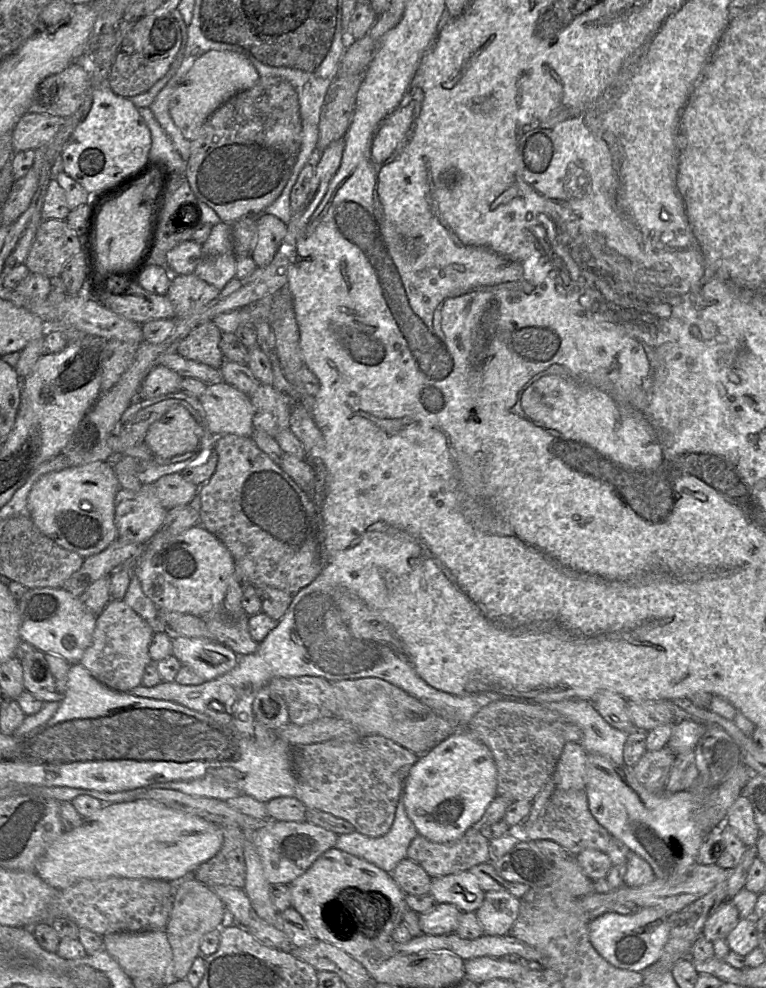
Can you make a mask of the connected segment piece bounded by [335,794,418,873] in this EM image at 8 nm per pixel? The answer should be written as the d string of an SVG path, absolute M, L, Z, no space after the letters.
M402 794L402 798L397 805L393 825L385 835L369 837L356 831L348 834L340 834L337 837L335 848L365 859L390 873L400 861L407 858L408 847L417 835L418 831L407 815Z

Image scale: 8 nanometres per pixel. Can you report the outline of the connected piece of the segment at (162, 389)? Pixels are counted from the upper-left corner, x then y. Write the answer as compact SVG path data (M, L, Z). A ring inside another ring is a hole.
M158 365L143 379L136 400L146 400L178 392L182 378L170 368Z

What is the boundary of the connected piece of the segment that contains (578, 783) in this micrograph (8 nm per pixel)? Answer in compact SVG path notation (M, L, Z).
M565 743L552 774L555 789L584 790L587 755L581 743Z

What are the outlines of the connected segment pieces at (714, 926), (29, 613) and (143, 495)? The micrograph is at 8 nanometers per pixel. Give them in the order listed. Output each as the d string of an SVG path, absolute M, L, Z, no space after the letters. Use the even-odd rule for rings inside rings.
M730 899L723 901L706 919L702 936L710 942L725 939L739 921L739 912Z
M63 588L28 589L17 602L21 617L19 635L37 650L59 655L70 664L80 663L86 649L91 645L97 623L93 614L82 602Z
M143 484L138 491L120 488L116 494L114 520L120 539L148 543L164 525L167 514L153 484Z

